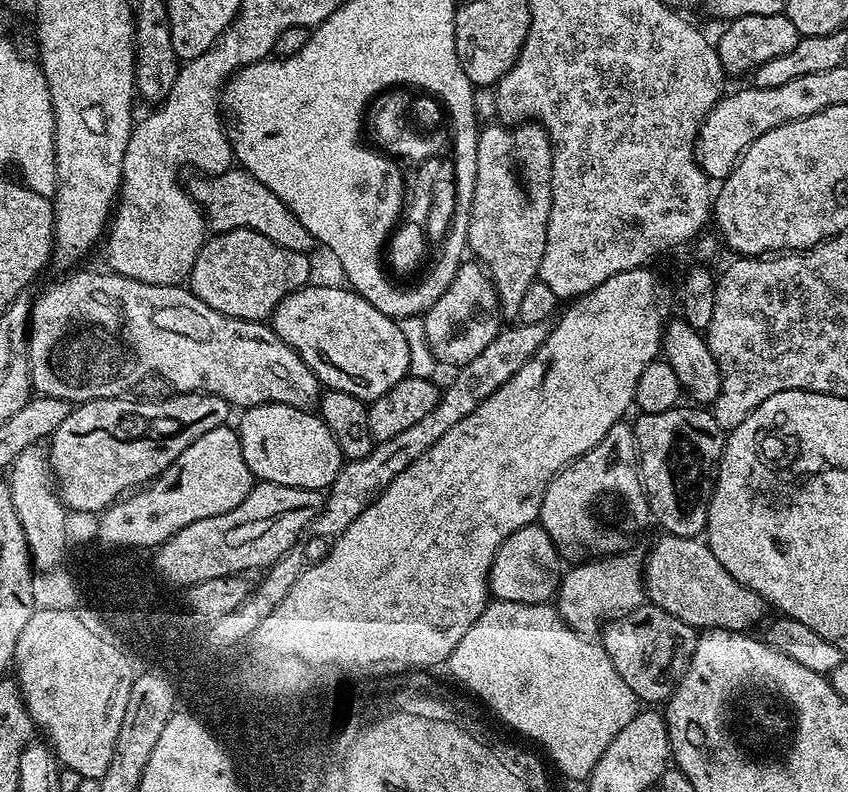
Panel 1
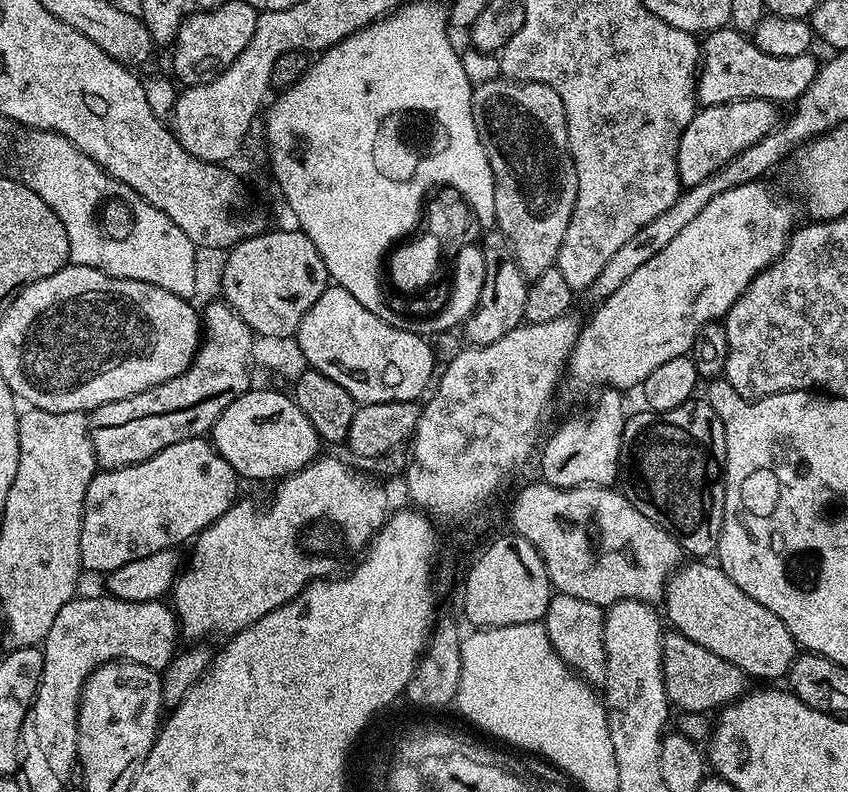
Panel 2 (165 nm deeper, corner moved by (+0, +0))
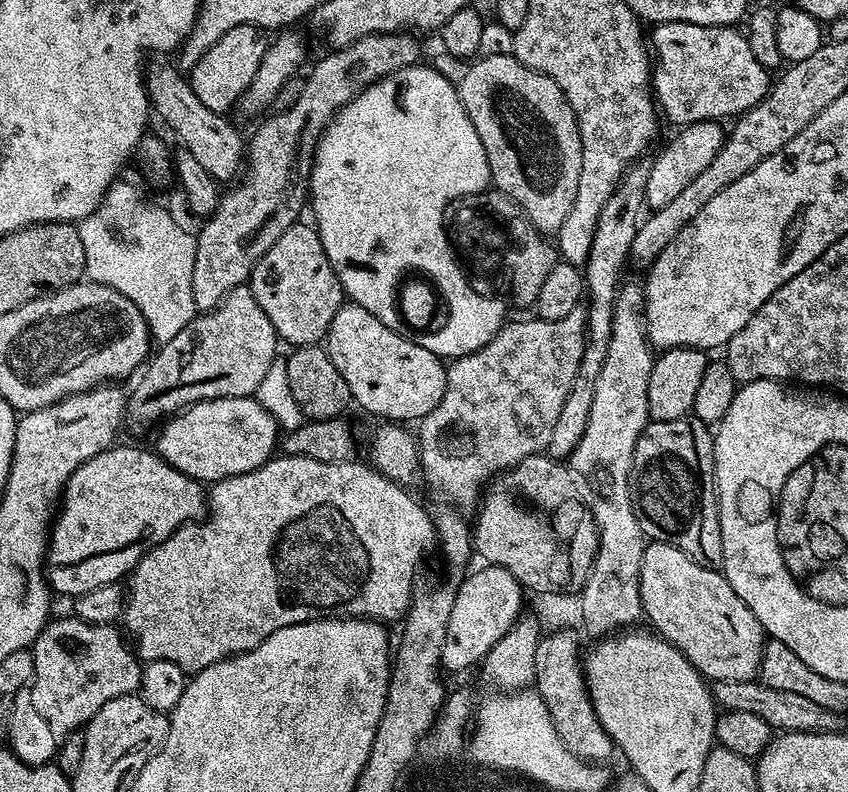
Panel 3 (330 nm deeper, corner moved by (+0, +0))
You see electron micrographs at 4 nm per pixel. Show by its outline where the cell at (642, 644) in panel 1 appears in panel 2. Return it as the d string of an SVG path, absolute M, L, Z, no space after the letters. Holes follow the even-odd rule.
M672 630L669 633L664 636L664 689L669 705L676 707L677 704L680 712L708 714L711 708L719 710L744 695L746 677L734 662L718 658L718 654L706 650L706 646L698 646L698 642L690 642L690 638L680 632Z

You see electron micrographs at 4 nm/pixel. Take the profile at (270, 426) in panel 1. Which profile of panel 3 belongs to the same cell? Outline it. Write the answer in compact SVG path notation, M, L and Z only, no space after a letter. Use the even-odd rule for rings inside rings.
M252 396L203 400L167 417L159 428L155 451L170 466L201 482L225 480L261 468L278 448L276 420Z

